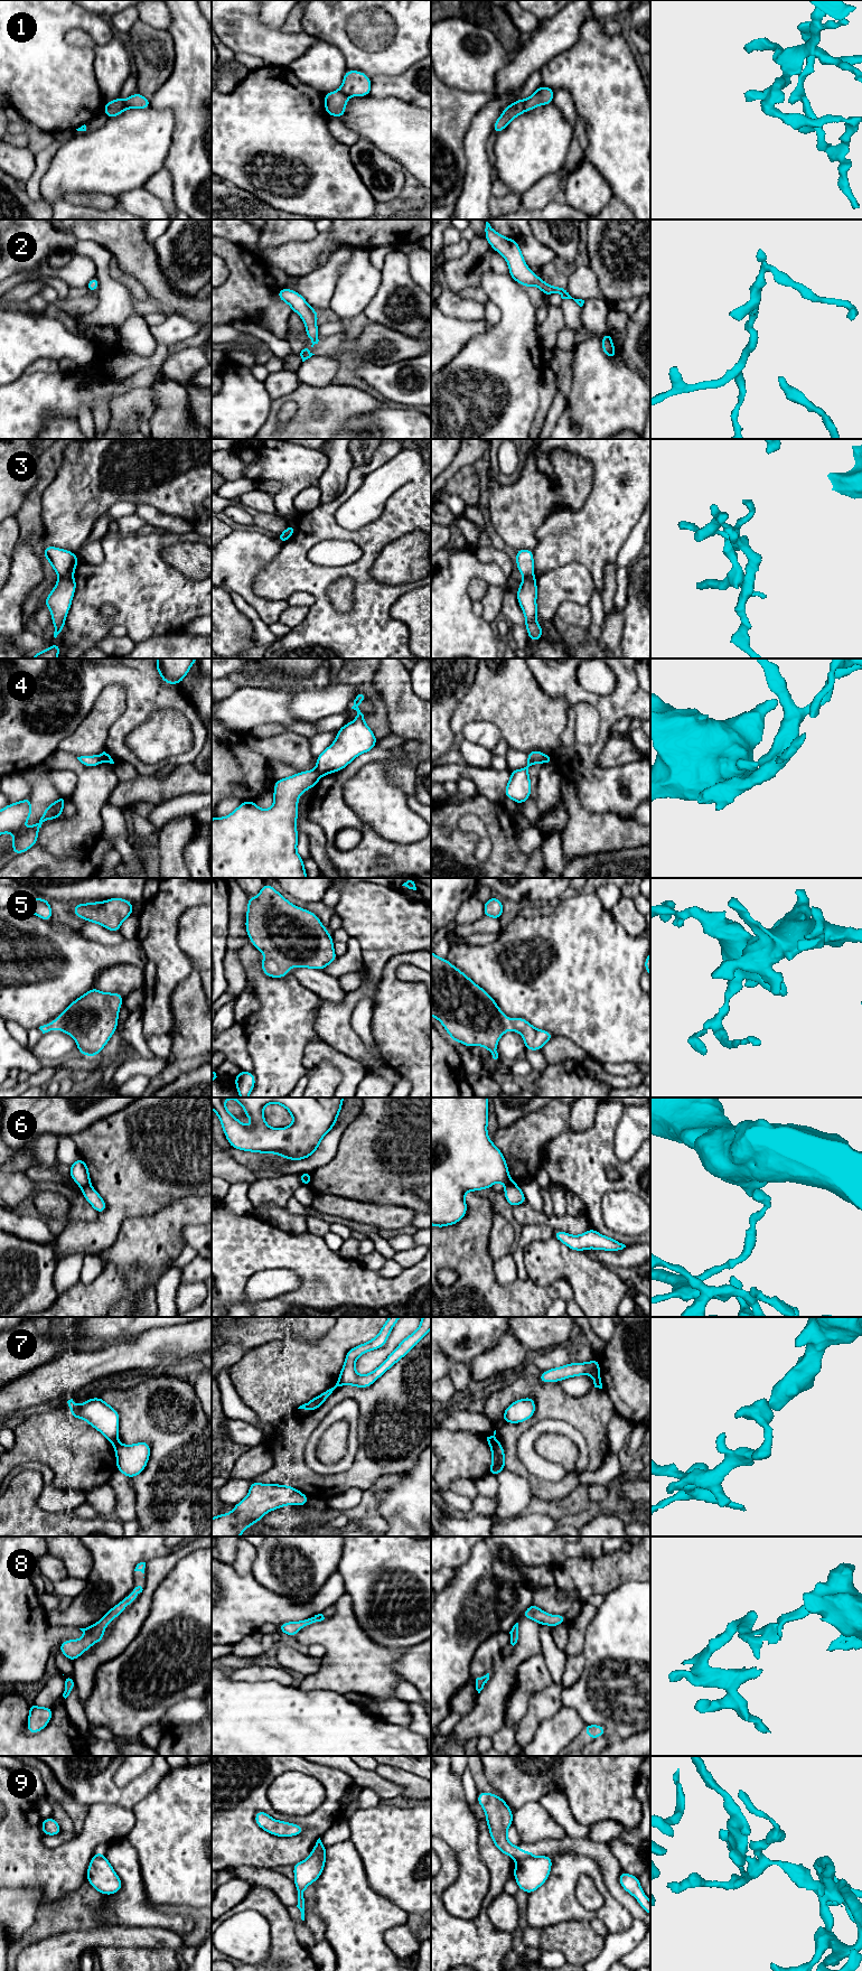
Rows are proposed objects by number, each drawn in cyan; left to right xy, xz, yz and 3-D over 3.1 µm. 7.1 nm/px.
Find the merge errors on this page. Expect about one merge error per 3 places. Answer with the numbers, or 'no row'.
3, 4, 6, 7, 9

